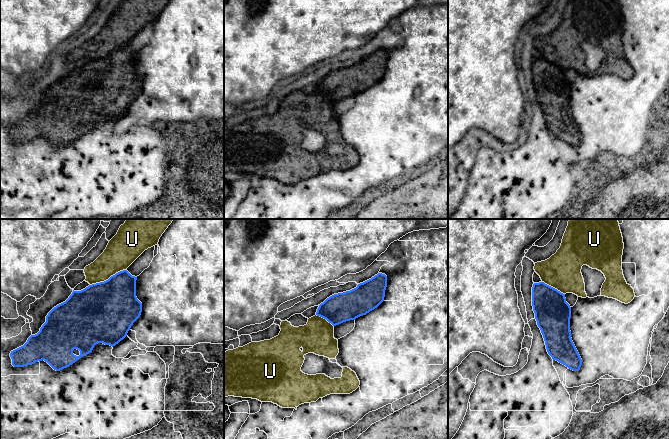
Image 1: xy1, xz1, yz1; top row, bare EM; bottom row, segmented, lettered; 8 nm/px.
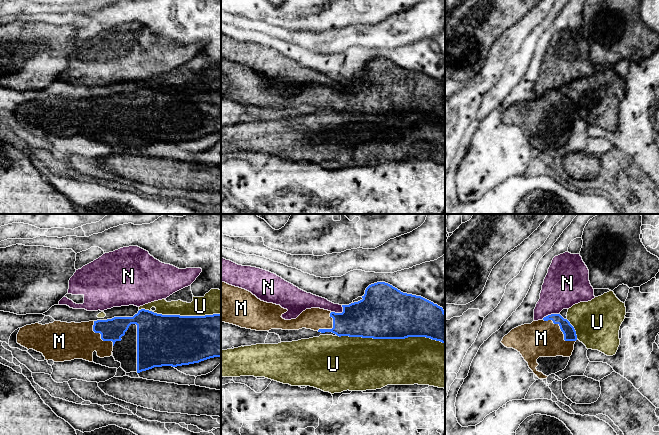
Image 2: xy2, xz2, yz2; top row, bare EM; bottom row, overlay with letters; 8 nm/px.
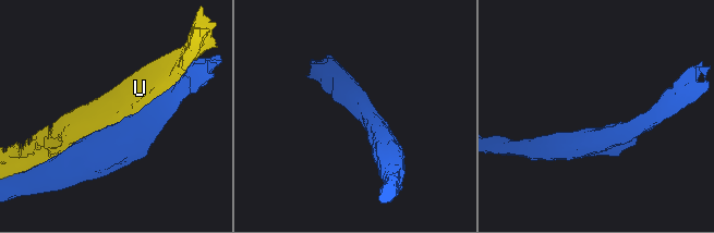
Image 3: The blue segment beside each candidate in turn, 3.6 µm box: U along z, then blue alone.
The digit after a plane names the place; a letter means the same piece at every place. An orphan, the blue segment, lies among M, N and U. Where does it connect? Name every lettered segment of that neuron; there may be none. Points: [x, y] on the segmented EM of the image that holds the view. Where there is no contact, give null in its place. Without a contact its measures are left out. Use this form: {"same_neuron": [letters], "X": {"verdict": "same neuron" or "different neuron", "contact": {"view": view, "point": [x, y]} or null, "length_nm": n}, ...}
{"same_neuron": ["M"], "M": {"verdict": "same neuron", "contact": {"view": "yz2", "point": [561, 330]}, "length_nm": 320}, "N": {"verdict": "different neuron", "contact": {"view": "xz2", "point": [339, 313]}, "length_nm": 110}, "U": {"verdict": "different neuron", "contact": {"view": "xz2", "point": [391, 338]}, "length_nm": 850}}

